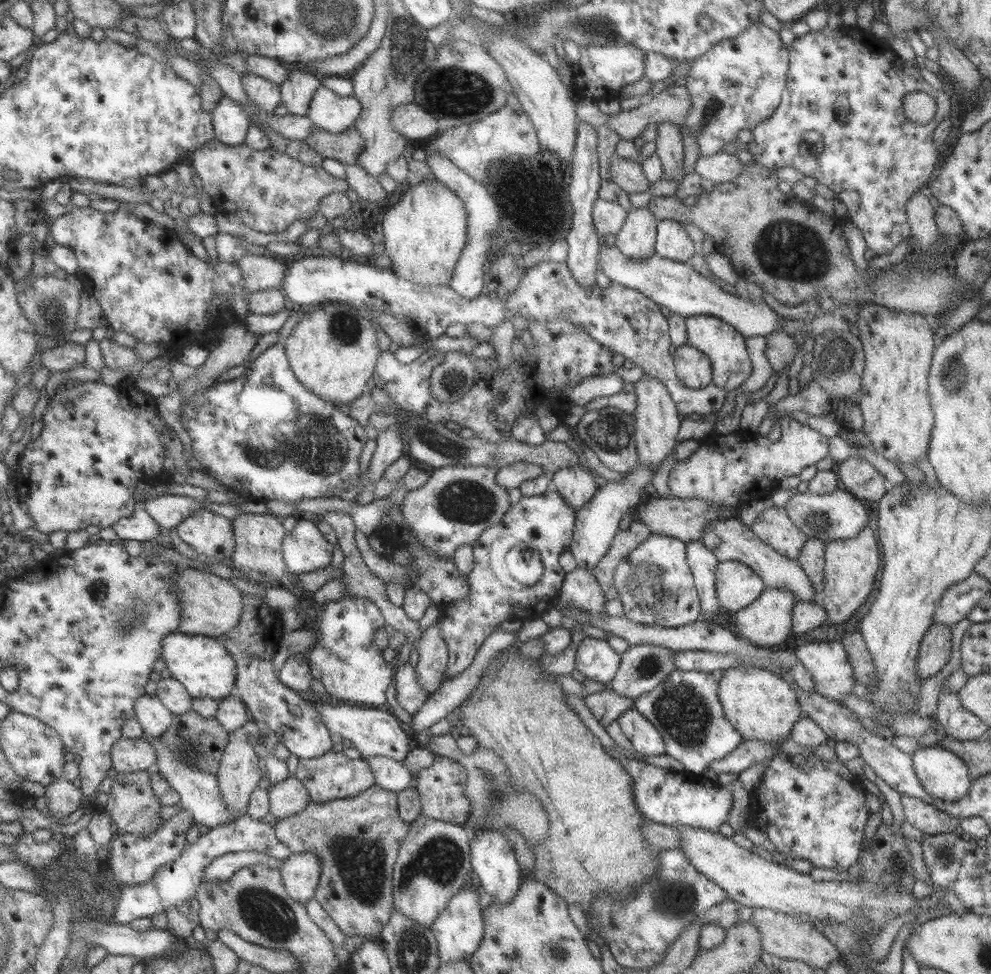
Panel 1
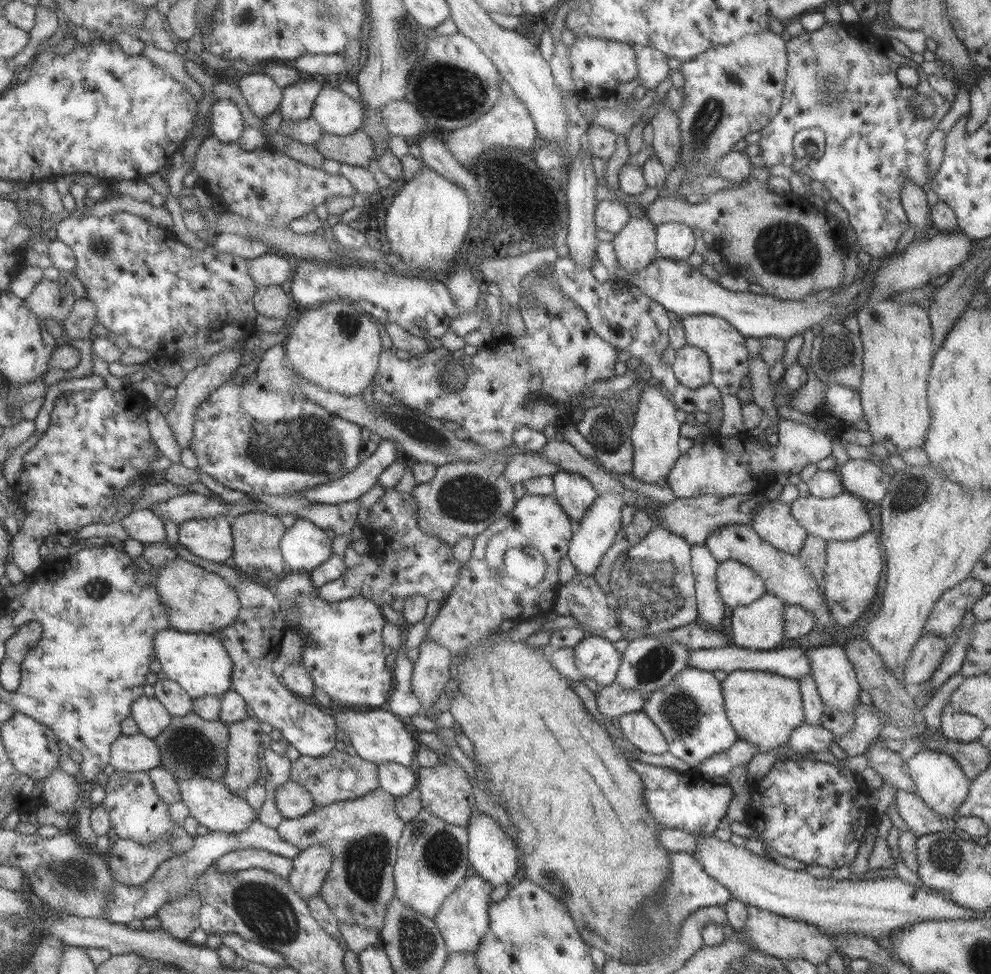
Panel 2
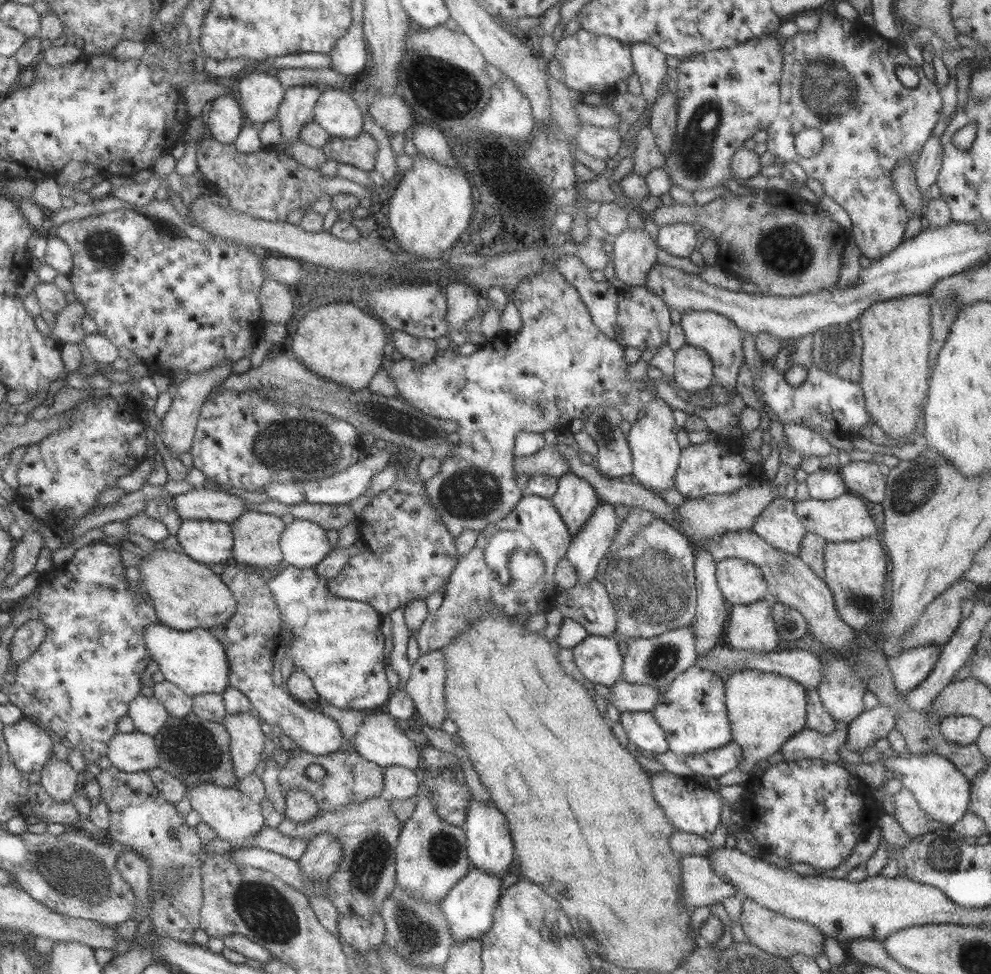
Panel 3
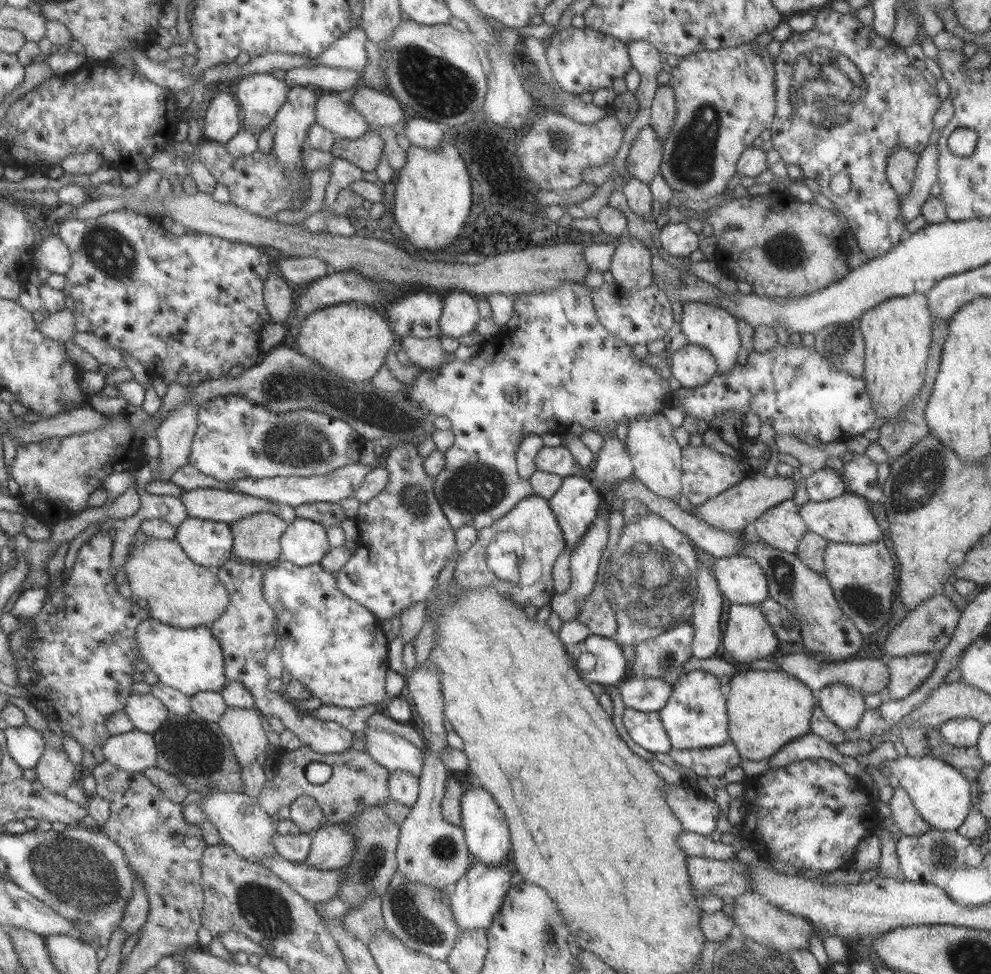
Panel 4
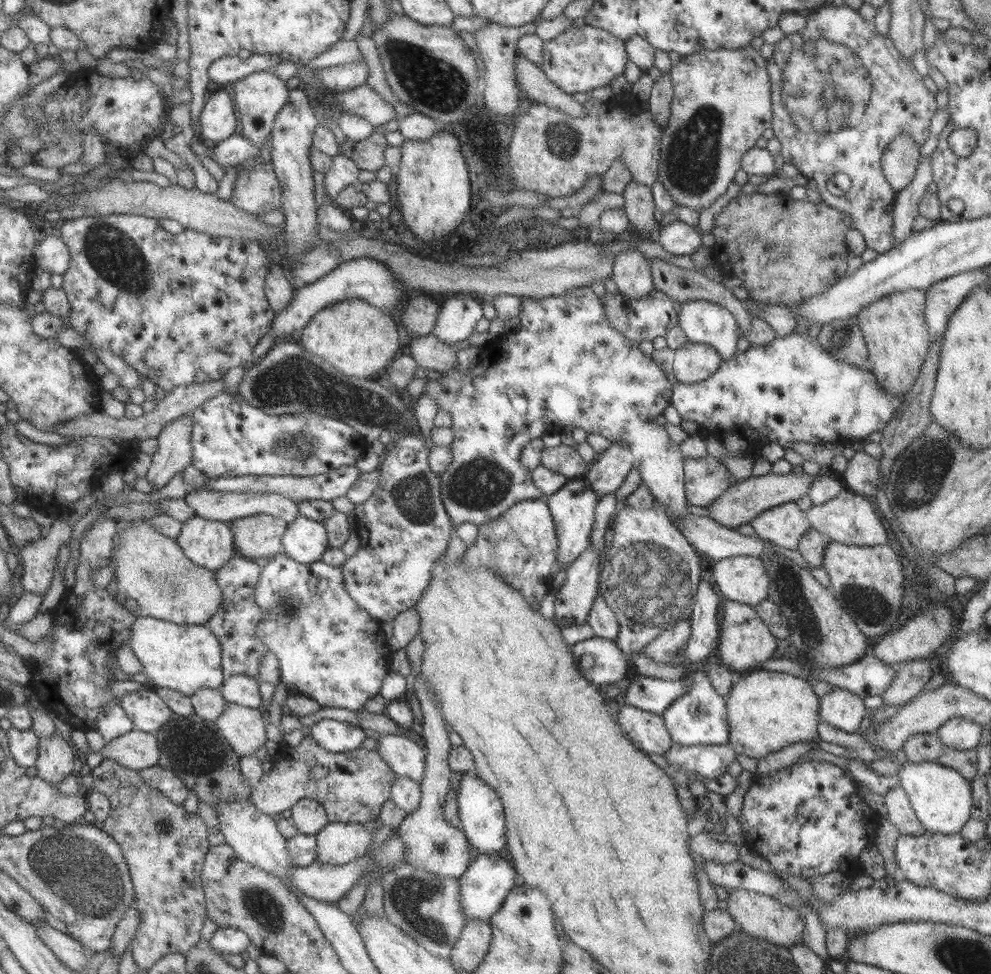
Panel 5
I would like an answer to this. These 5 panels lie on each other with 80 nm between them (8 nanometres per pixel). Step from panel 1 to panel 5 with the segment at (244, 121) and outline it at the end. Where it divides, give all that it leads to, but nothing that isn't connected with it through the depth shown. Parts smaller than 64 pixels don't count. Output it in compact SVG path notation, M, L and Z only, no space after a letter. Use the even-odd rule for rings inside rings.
M218 88L204 102L196 127L196 136L203 142L221 142L235 132L237 114L231 97Z

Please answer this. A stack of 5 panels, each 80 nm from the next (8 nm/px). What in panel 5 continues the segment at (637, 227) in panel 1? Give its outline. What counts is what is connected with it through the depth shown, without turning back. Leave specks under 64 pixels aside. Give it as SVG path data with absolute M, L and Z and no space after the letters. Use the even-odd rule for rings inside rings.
M637 250L617 252L613 258L612 279L623 298L643 298L653 290L649 260Z

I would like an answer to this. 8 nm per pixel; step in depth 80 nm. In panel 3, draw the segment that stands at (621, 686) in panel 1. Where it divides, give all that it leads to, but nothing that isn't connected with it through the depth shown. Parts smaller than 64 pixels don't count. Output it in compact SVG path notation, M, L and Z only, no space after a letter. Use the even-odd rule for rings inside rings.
M690 626L667 630L663 634L651 638L627 637L625 644L626 651L622 655L619 680L626 680L631 684L656 686L656 688L664 691L677 674L693 664L694 637Z

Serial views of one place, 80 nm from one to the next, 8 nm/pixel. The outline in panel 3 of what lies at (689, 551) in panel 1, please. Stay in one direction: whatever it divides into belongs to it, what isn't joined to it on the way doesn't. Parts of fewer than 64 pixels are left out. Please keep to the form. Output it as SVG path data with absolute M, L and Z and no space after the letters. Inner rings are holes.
M703 546L696 547L693 566L696 600L690 627L695 634L693 653L699 656L717 645L727 610L716 583L716 560Z

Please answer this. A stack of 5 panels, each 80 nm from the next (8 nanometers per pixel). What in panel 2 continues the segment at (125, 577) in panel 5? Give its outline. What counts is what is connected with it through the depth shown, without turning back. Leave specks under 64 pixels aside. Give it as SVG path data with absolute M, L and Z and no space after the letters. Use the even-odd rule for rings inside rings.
M176 556L157 571L154 578L155 588L162 598L168 612L171 628L179 632L203 632L213 634L229 626L236 618L240 602L232 586L217 575L198 565Z

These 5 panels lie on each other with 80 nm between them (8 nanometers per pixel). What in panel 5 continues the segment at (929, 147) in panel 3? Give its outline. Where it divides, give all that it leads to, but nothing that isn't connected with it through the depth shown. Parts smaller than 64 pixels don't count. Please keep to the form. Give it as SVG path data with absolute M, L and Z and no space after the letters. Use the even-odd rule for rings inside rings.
M930 158L918 162L912 181L903 190L896 193L893 205L893 247L899 248L903 239L911 235L911 224L918 215L920 198L926 193L927 185L932 181Z

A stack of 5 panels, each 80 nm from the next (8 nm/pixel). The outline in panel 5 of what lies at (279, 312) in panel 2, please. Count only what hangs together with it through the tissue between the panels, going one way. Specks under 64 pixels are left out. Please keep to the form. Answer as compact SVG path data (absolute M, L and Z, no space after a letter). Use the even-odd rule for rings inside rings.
M272 264L264 281L264 294L268 307L271 307L274 314L283 311L291 303L296 286L287 281L285 270L281 266Z

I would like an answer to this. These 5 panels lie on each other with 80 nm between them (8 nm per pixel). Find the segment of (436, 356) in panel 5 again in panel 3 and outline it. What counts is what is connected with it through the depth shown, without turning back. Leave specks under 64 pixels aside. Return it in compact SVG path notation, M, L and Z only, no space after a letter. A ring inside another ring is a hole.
M393 329L387 332L387 336L403 357L423 364L431 362L437 350L434 340L417 338L403 331Z

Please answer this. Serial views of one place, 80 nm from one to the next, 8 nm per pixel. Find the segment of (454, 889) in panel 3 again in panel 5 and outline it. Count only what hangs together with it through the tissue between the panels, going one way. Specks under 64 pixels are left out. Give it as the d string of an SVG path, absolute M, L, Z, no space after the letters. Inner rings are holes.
M474 855L467 871L458 878L460 911L467 921L482 920L488 922L491 915L499 910L506 894L515 886L515 870L503 856L489 857Z

